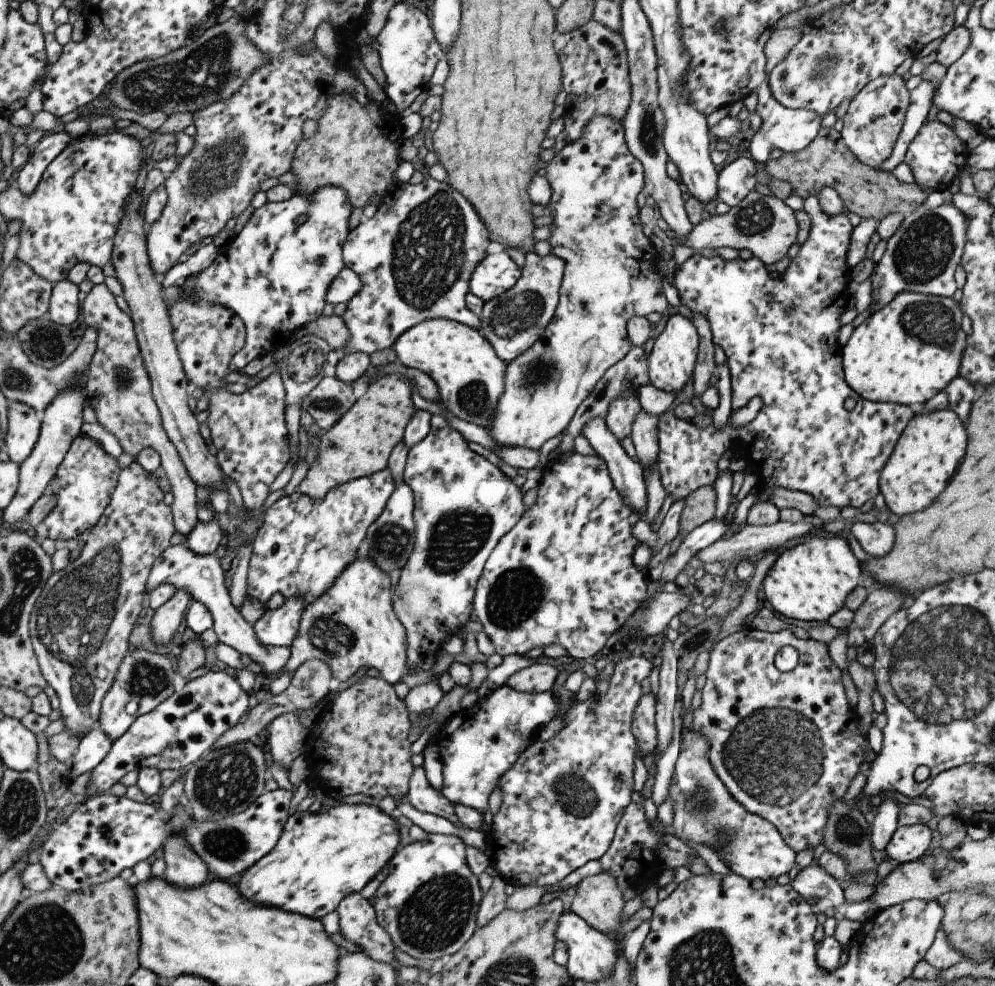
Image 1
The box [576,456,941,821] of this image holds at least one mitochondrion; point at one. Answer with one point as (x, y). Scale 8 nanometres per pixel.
(778, 755)

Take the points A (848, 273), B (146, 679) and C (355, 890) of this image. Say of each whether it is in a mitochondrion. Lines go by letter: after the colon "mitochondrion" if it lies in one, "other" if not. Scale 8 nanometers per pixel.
A: other
B: mitochondrion
C: other

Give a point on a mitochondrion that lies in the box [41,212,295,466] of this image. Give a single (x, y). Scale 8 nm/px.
(124, 377)

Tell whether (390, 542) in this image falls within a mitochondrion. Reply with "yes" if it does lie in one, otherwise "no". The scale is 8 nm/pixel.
yes

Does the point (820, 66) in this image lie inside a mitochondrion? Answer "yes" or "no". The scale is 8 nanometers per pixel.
yes

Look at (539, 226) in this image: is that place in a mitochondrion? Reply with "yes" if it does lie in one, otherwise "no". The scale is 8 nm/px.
no

